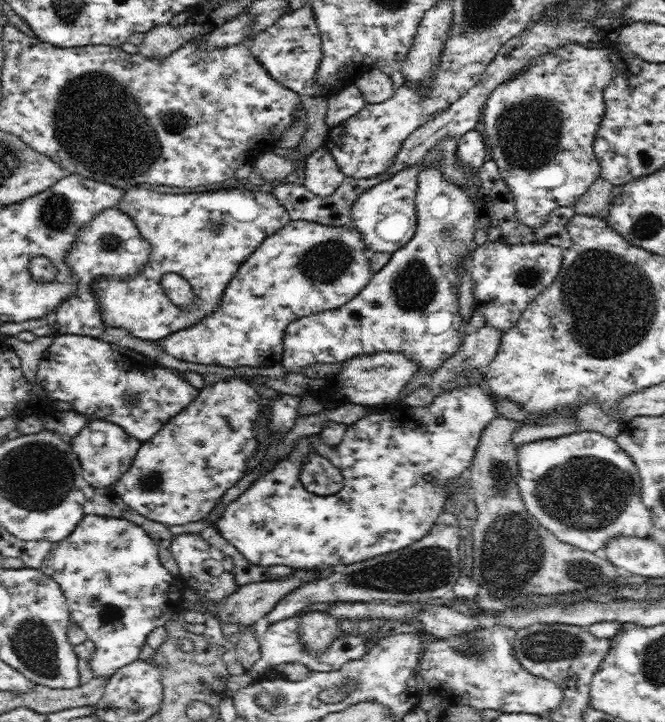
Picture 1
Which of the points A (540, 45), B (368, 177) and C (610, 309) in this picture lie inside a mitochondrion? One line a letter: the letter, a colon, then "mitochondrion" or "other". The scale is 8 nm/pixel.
A: other
B: other
C: mitochondrion

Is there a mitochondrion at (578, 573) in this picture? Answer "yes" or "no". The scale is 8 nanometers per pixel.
yes

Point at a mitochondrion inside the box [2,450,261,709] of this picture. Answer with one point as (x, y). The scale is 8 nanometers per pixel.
(33, 642)

